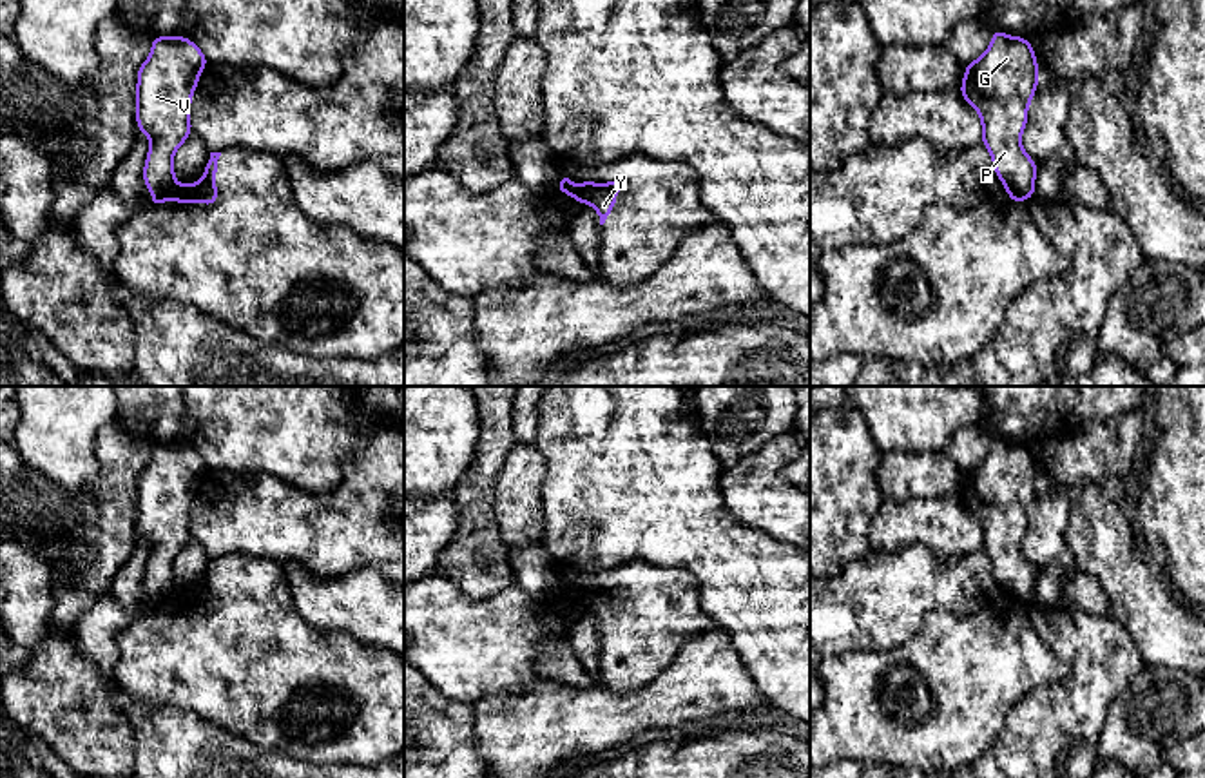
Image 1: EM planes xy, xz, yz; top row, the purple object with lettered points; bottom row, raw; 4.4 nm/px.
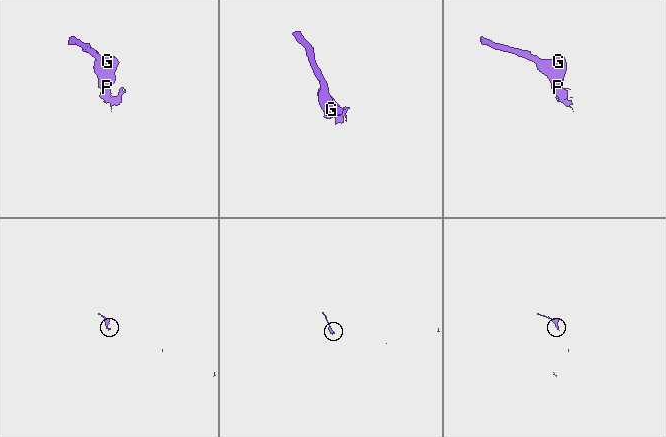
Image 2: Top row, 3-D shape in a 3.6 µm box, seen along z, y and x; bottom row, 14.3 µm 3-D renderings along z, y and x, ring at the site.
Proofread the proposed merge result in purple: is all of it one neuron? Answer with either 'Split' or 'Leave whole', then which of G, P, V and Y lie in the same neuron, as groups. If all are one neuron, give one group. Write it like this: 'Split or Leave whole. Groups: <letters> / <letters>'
Split. Groups: G P V / Y

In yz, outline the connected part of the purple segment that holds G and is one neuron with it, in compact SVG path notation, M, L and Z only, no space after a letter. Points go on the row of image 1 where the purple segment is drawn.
M995 29L989 47L966 65L960 94L980 114L982 143L1009 196L1035 196L1036 163L1022 149L1027 107L1038 85L1029 40Z

